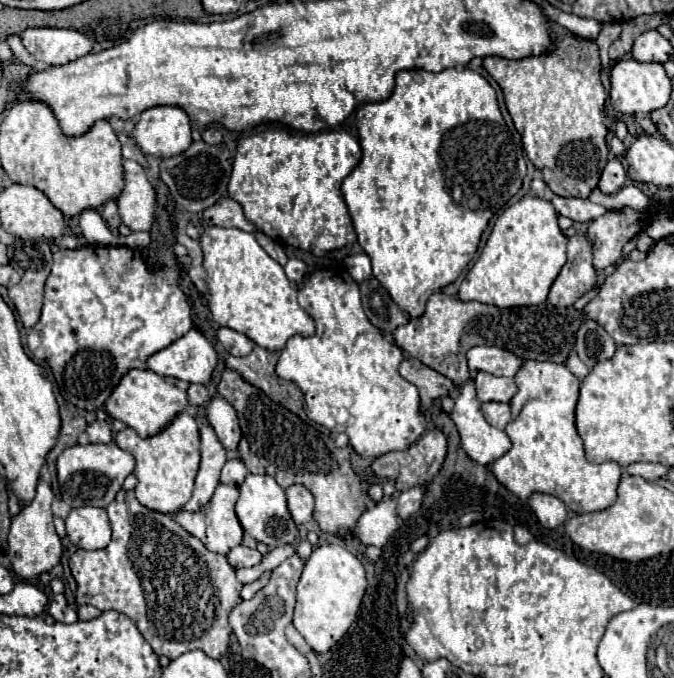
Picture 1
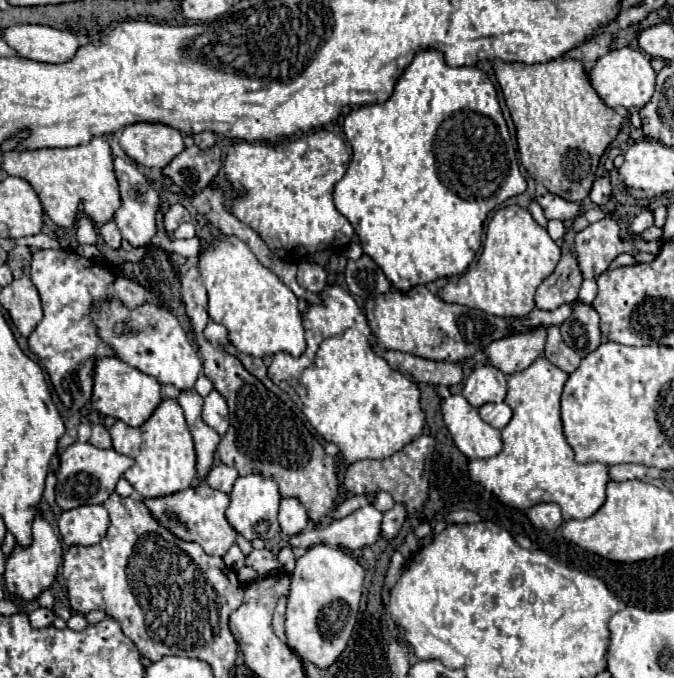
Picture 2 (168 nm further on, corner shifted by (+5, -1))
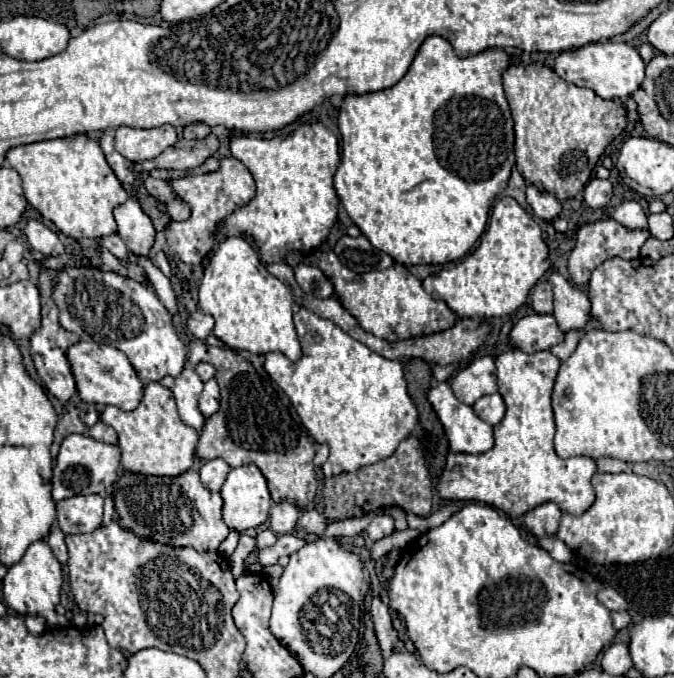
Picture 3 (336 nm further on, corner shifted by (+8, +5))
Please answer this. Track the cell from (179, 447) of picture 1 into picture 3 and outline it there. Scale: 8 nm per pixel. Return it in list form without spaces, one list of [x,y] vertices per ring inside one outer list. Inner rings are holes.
[[[159,382],[145,386],[141,404],[133,412],[123,412],[115,406],[105,406],[101,420],[115,428],[121,448],[121,466],[133,474],[145,476],[179,476],[195,464],[195,448],[199,434],[185,426],[177,414],[173,392]]]

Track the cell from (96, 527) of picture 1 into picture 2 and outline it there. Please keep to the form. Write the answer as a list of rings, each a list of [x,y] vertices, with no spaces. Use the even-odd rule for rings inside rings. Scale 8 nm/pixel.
[[[102,504],[78,506],[62,512],[58,518],[58,528],[66,546],[98,544],[106,536],[108,526],[108,512]]]

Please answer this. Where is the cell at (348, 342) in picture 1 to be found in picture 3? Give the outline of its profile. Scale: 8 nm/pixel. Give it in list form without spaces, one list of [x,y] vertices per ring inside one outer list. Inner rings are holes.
[[[301,308],[293,320],[303,356],[291,362],[279,352],[269,352],[265,370],[289,396],[307,432],[319,444],[329,444],[331,456],[323,464],[325,476],[353,472],[391,456],[417,424],[417,408],[407,394],[403,364],[375,354],[335,322],[311,310]]]

